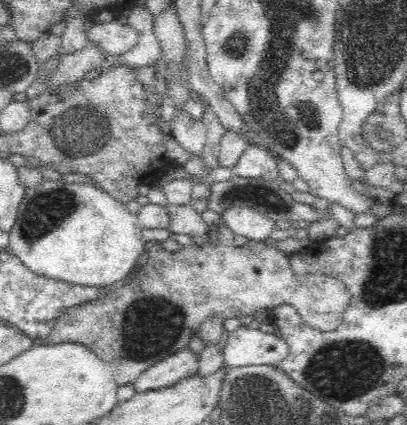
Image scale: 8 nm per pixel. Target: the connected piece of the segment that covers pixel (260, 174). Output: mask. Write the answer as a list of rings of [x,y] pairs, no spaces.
[[[249,144],[233,166],[234,176],[276,181],[279,175],[276,159],[256,144]]]

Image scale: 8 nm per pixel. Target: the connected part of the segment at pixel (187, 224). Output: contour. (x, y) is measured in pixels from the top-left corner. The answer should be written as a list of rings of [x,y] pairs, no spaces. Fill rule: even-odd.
[[[168,203],[165,206],[166,212],[170,215],[170,226],[167,228],[170,234],[183,234],[198,239],[208,235],[214,229],[202,220],[201,214],[195,212],[192,206],[177,206]]]

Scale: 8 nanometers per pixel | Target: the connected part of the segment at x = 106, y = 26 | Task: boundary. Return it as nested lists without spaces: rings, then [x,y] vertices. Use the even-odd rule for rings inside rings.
[[[117,20],[94,24],[87,30],[87,42],[93,42],[102,52],[111,56],[120,56],[133,50],[138,42],[140,32],[130,27],[128,23]]]

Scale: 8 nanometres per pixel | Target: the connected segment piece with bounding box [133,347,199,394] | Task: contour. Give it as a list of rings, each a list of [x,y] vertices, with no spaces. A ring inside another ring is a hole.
[[[188,347],[179,350],[142,372],[133,382],[134,390],[142,394],[150,390],[170,388],[186,380],[186,377],[196,375],[198,361],[199,355]]]

